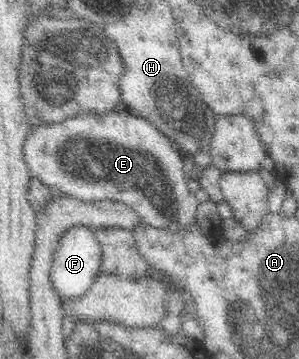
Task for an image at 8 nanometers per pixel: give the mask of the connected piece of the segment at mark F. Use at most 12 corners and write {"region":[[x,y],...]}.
{"region":[[85,226],[68,229],[53,254],[59,299],[80,296],[100,275],[101,248]]}

